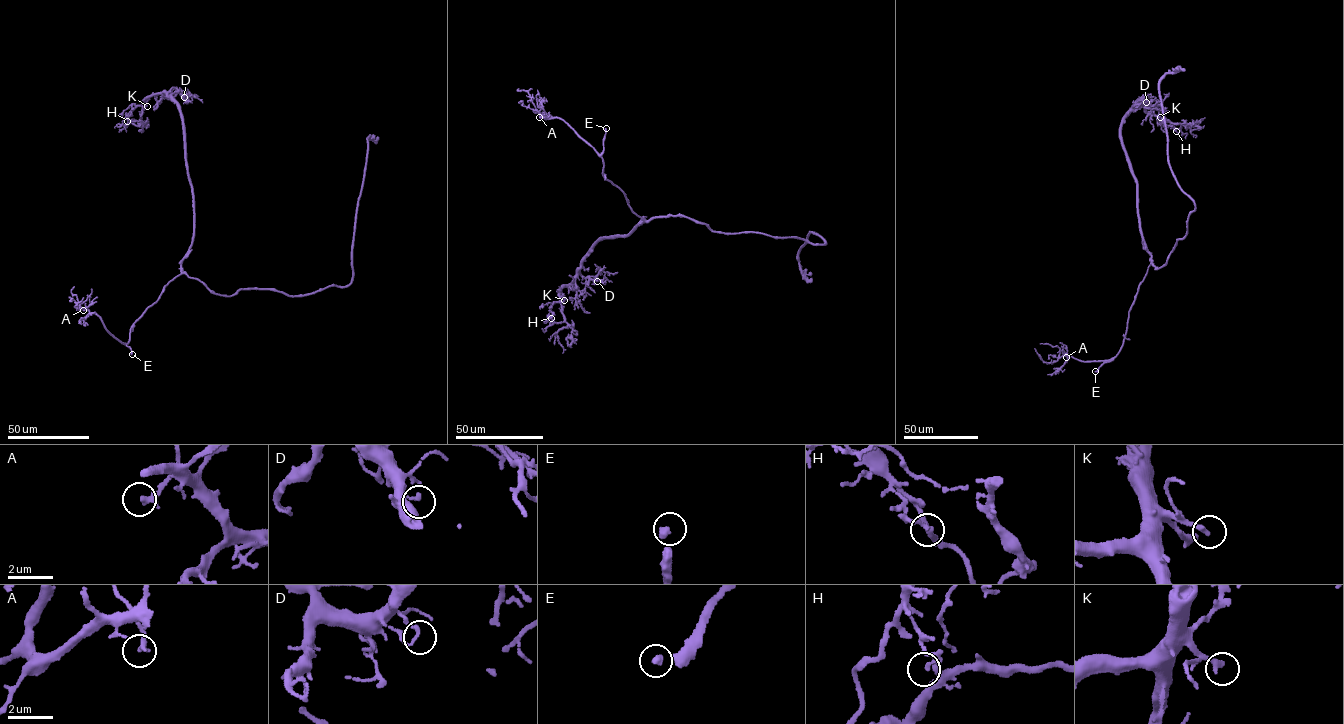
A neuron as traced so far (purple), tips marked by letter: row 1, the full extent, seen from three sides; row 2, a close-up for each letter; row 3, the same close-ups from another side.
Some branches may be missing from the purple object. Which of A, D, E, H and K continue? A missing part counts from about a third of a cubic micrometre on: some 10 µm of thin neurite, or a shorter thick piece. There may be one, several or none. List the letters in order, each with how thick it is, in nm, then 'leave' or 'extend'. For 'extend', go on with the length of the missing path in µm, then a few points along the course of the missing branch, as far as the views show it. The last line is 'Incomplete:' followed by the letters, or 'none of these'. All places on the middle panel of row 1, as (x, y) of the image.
A: 240 nm thick; leave
D: 180 nm thick; leave
E: 240 nm thick; extend; about 25 µm are missing
H: 150 nm thick; leave
K: 240 nm thick; extend; about 15 µm are missing; missing branch runs (564, 300), (573, 310), (570, 314)
Incomplete: E, K

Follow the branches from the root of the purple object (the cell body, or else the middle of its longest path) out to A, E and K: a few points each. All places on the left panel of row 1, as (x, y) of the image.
A: (208, 289), (185, 273), (176, 276), (135, 322), (126, 343), (109, 333), (98, 316), (86, 308), (83, 310)
E: (208, 289), (185, 273), (176, 276), (131, 327), (126, 345), (132, 354)
K: (208, 289), (181, 266), (192, 240), (194, 202), (180, 107), (163, 92), (146, 98), (147, 106)

